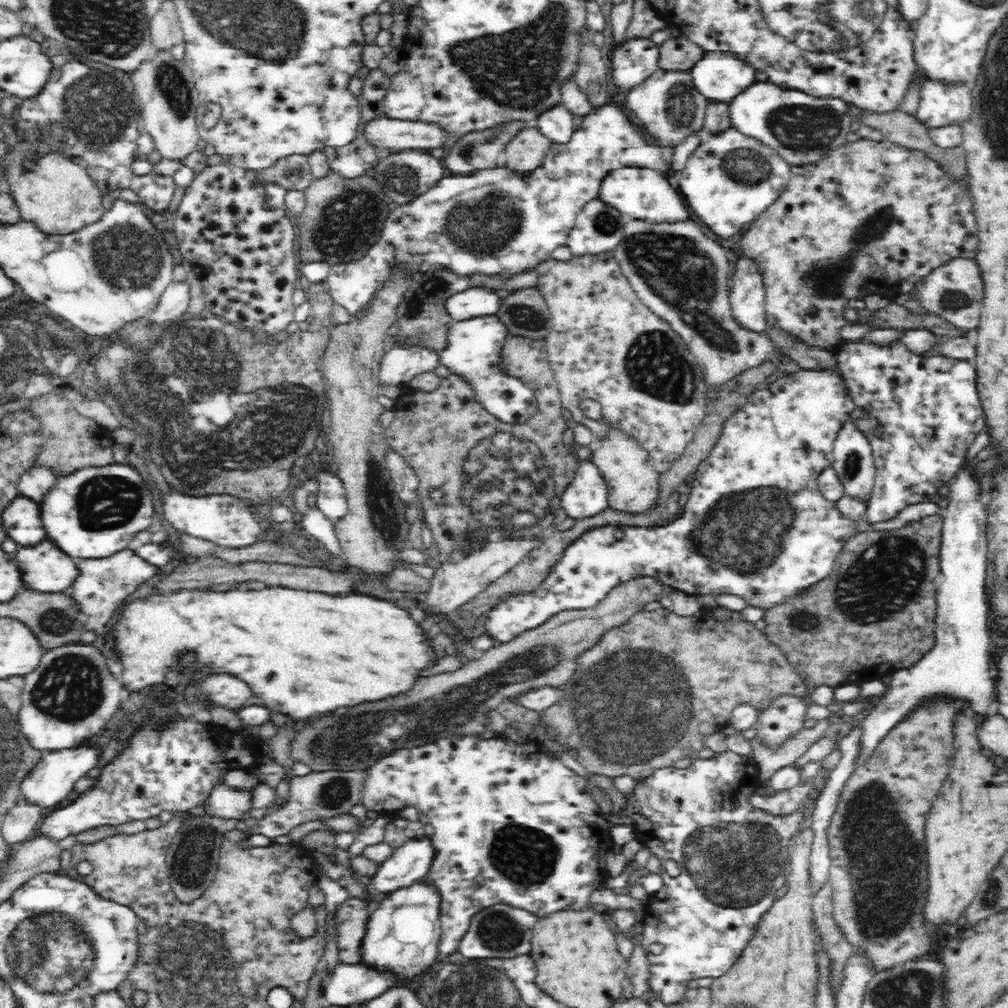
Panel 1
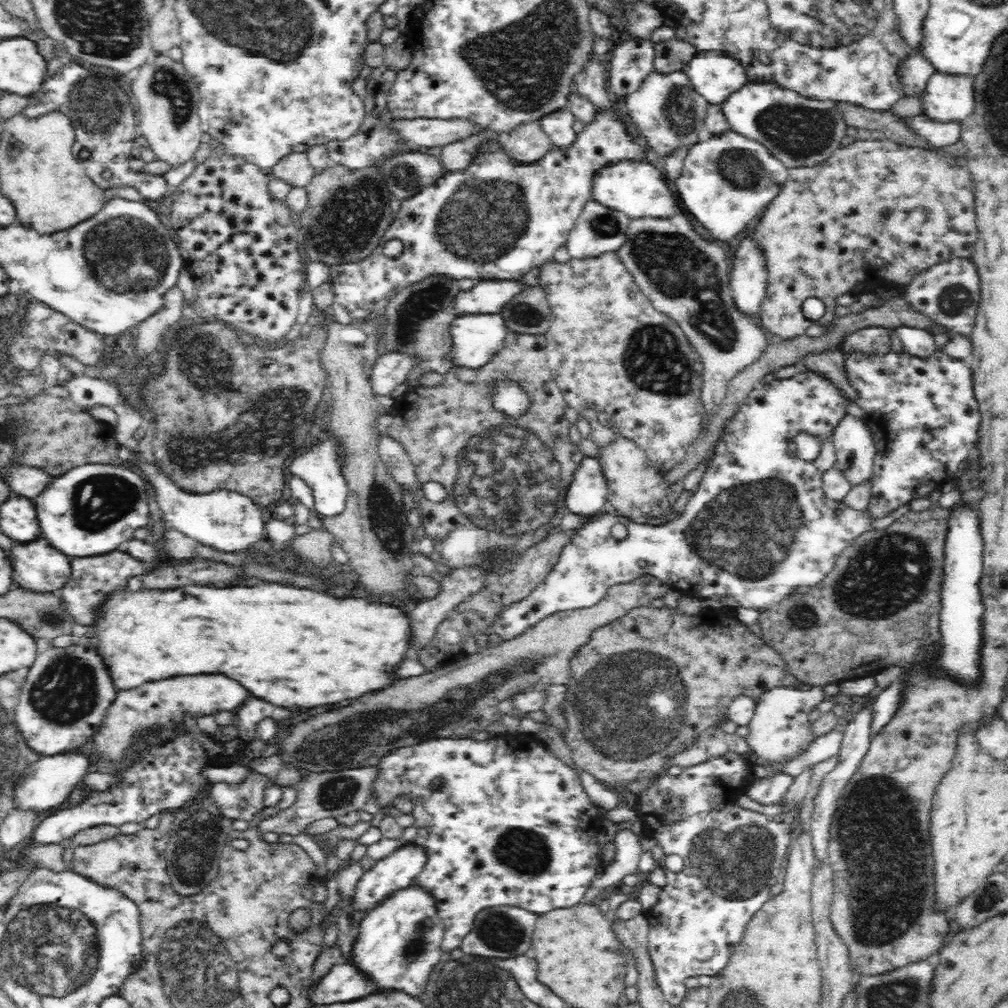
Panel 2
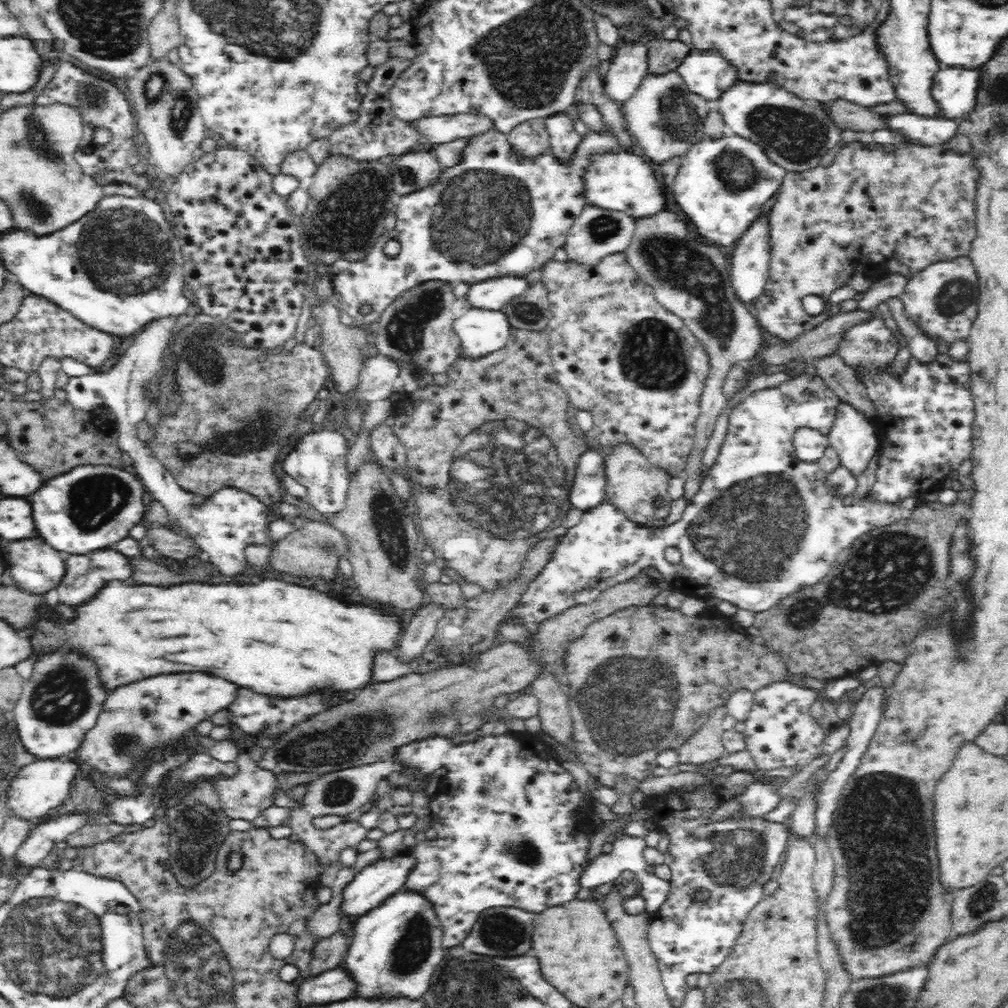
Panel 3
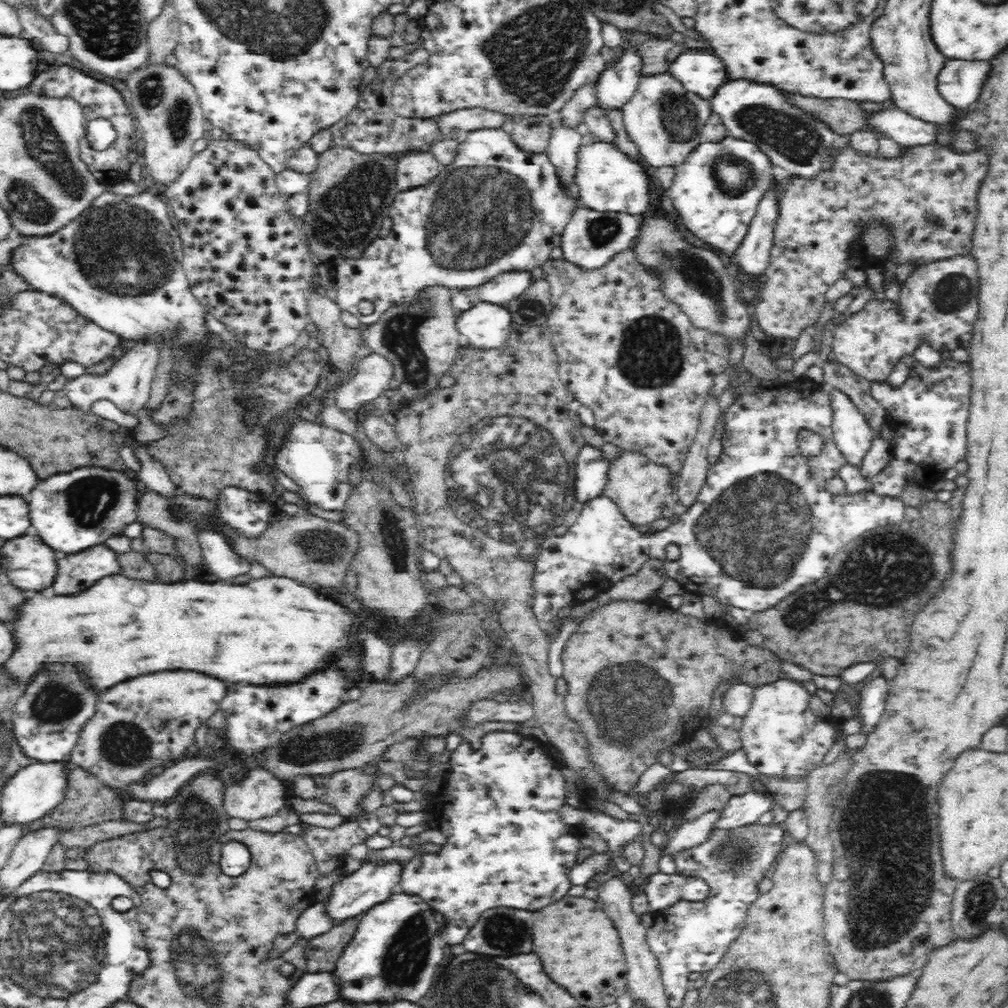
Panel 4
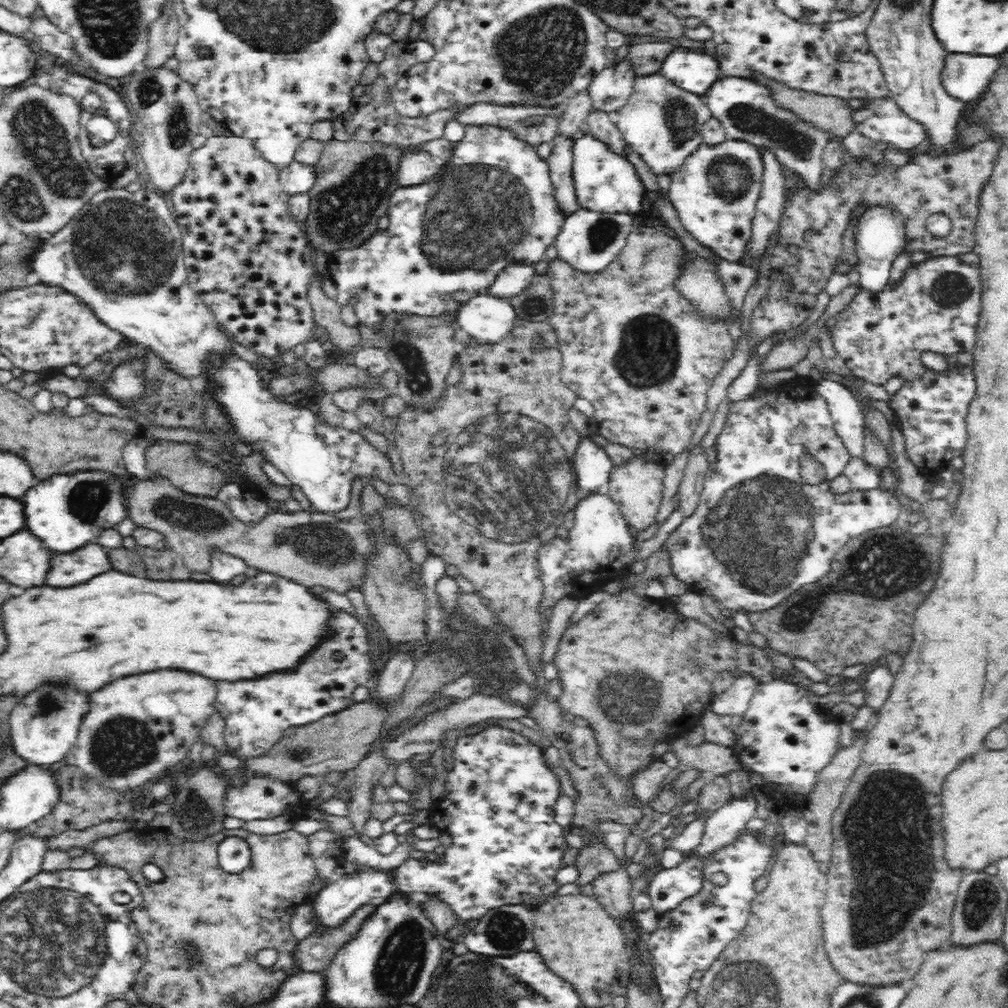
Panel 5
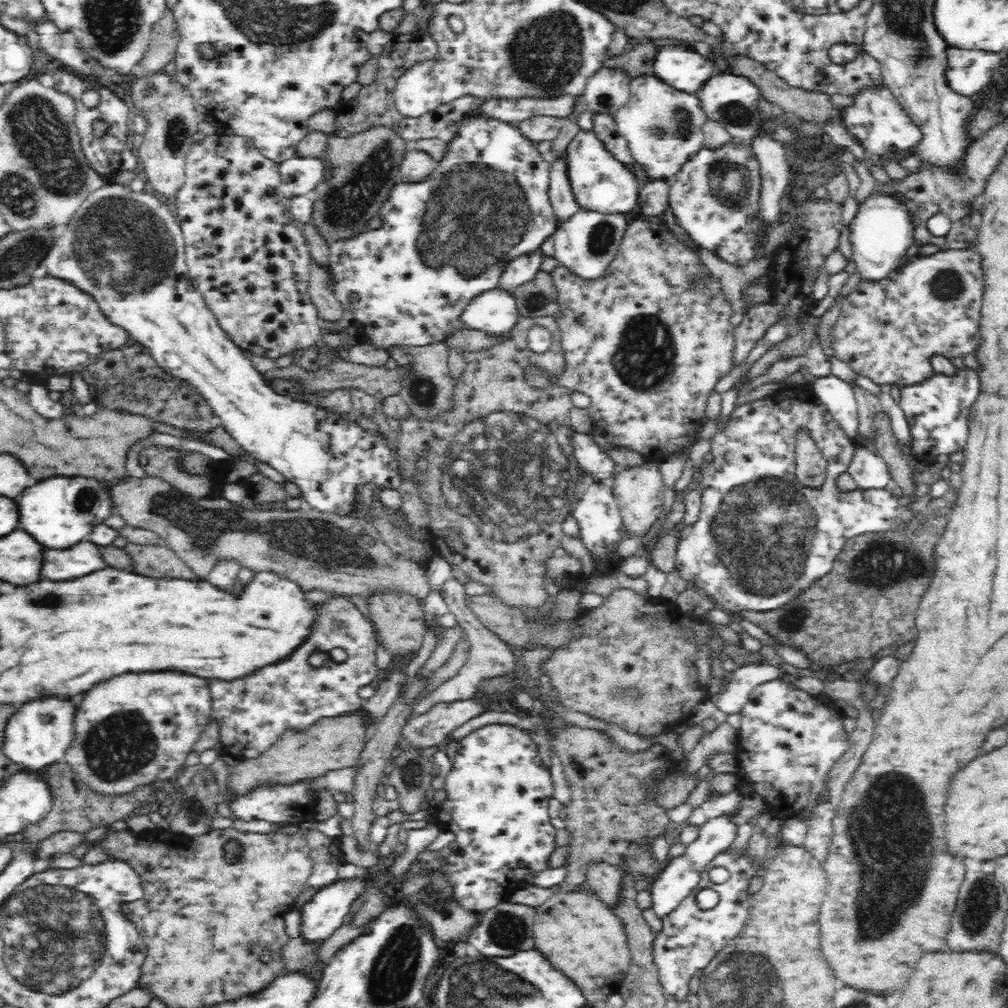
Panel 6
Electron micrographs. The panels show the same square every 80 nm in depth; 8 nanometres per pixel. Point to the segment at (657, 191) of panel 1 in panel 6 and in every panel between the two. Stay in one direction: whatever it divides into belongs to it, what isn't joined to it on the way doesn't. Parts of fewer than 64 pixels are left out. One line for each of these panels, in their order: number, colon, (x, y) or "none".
2: (632, 186)
3: (619, 181)
4: (608, 181)
5: (604, 182)
6: (599, 183)

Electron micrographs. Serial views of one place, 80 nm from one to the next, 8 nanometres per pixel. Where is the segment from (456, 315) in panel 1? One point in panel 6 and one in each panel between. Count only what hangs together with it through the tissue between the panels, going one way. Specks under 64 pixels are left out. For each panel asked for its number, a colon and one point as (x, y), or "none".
2: (490, 296)
3: (493, 294)
4: (510, 284)
5: (518, 275)
6: (523, 268)

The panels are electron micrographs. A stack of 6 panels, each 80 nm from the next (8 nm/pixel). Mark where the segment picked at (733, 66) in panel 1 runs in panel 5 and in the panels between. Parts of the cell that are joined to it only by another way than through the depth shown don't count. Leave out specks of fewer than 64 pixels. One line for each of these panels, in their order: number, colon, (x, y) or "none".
2: (714, 75)
3: (706, 73)
4: (700, 72)
5: (690, 70)

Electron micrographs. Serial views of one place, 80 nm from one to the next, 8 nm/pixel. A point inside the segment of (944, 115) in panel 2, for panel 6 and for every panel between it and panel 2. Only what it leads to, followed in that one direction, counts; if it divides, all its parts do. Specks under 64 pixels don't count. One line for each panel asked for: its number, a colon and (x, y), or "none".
3: (955, 87)
4: (961, 80)
5: (965, 75)
6: (970, 70)

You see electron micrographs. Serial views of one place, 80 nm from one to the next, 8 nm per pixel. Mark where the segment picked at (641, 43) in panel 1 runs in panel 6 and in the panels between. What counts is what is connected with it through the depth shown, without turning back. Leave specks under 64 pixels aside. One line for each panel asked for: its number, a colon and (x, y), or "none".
2: (631, 62)
3: (623, 74)
4: (616, 84)
5: (610, 89)
6: (607, 89)

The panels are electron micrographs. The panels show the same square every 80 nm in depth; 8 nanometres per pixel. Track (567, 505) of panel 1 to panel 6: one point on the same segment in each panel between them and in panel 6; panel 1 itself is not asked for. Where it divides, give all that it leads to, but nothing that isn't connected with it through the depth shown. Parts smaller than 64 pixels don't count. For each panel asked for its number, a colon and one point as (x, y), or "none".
2: (587, 493)
3: (588, 488)
4: (591, 469)
5: (593, 467)
6: (590, 457)

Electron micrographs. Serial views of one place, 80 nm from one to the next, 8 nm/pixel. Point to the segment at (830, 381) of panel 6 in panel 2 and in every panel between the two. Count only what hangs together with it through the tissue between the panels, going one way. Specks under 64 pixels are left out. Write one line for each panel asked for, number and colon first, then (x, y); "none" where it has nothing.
2: (854, 442)
3: (855, 439)
4: (851, 432)
5: (844, 408)

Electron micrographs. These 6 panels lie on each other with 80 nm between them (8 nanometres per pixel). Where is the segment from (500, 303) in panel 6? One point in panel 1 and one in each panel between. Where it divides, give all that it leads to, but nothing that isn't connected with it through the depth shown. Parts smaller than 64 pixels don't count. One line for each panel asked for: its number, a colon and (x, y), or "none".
1: (474, 347)
2: (476, 336)
3: (481, 330)
4: (487, 324)
5: (491, 317)

